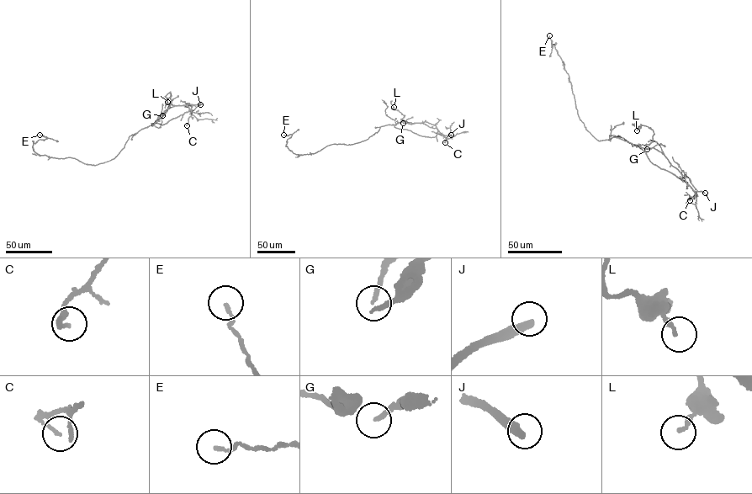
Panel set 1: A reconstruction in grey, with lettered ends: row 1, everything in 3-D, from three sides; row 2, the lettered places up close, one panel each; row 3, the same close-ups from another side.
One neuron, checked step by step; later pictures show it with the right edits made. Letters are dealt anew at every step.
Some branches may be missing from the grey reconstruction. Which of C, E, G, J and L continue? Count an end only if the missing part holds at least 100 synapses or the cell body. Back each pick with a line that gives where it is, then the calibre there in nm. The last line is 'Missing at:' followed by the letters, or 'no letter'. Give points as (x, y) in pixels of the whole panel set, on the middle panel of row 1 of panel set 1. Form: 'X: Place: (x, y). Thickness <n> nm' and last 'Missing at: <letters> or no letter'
J: Place: (451, 135). Thickness 320 nm
Missing at: J

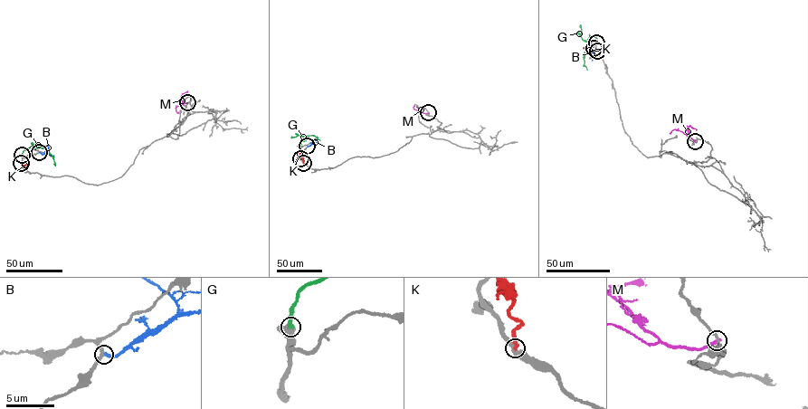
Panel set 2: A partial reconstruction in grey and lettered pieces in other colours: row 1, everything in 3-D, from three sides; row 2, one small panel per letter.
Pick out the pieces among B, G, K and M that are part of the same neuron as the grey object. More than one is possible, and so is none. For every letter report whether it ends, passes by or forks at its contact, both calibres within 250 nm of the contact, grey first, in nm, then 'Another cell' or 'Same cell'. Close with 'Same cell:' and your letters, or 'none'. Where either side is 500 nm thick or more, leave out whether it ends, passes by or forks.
B: It ends there. Thickness 200 nm (grey) against 200 nm. Another cell
G: It ends there. Thickness 480 nm (grey) against 320 nm. Same cell
K: It ends there. Thickness 400 nm (grey) against 300 nm. Another cell
M: It ends there. Thickness 280 nm (grey) against 240 nm. Another cell
Same cell: G

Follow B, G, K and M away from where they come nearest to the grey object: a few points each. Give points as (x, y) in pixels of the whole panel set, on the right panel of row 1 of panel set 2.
B: (594, 48), (593, 56), (591, 42)
G: (596, 42), (594, 36), (587, 39), (584, 64), (587, 70)
K: (597, 51), (583, 48)
M: (695, 141), (679, 130), (674, 129), (670, 133)

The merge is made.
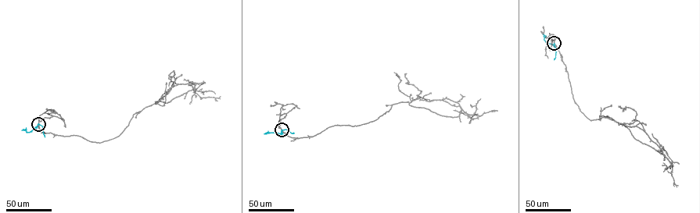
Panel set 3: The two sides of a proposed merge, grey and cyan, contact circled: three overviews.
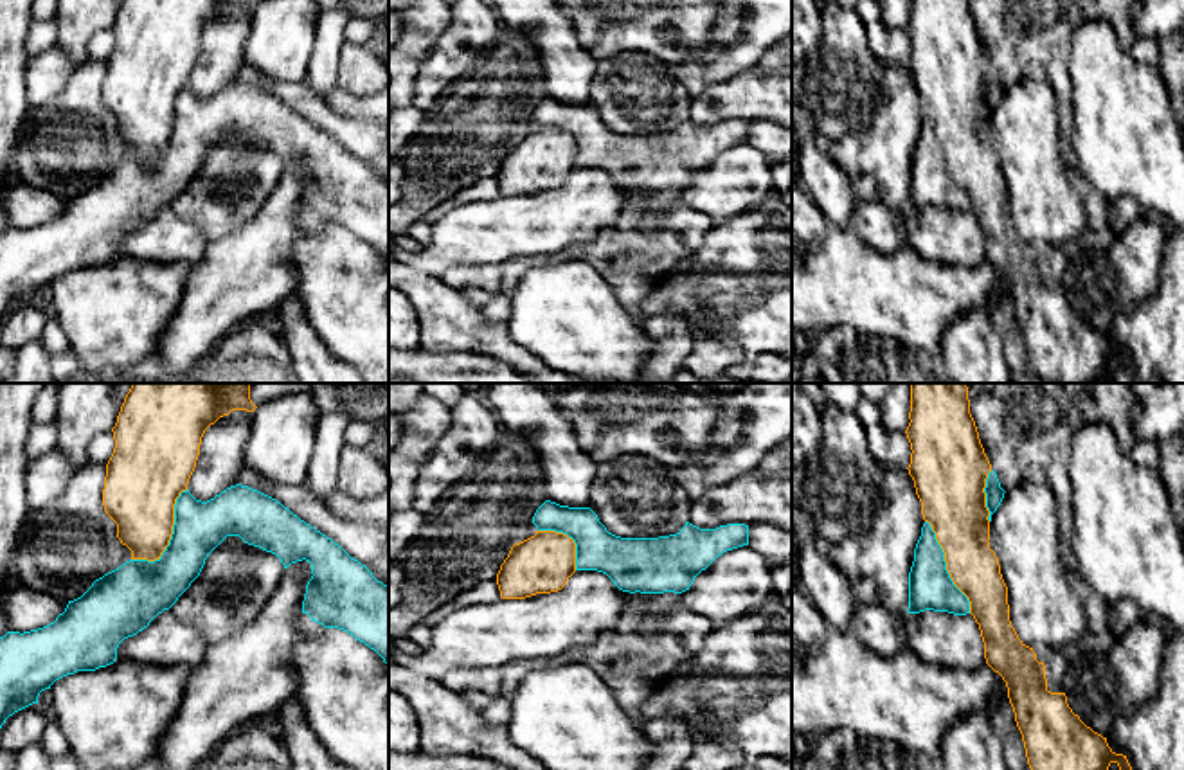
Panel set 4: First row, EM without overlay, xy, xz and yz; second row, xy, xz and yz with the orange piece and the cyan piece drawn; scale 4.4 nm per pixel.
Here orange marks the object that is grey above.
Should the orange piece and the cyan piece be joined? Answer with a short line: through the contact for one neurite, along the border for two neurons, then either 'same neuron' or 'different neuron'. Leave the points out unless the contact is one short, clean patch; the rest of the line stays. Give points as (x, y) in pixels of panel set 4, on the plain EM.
different neuron

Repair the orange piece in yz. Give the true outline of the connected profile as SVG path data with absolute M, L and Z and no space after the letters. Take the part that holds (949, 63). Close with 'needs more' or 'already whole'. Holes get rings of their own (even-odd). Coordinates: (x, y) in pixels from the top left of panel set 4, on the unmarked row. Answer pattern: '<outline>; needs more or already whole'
M910 0L909 16L905 31L912 50L907 67L921 99L923 117L936 130L954 182L970 198L970 210L984 239L986 261L1006 279L1031 369L1044 383L1098 383L1105 376L1114 383L1135 383L1135 371L1126 353L1116 351L1107 335L1072 309L1065 290L1047 286L1044 259L1036 257L1033 245L1026 243L1011 223L1008 184L988 139L990 108L984 85L991 61L970 11L970 0Z; already whole

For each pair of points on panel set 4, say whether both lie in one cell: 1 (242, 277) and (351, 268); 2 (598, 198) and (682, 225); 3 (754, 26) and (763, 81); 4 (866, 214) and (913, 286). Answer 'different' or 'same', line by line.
1: different
2: different
3: different
4: different

